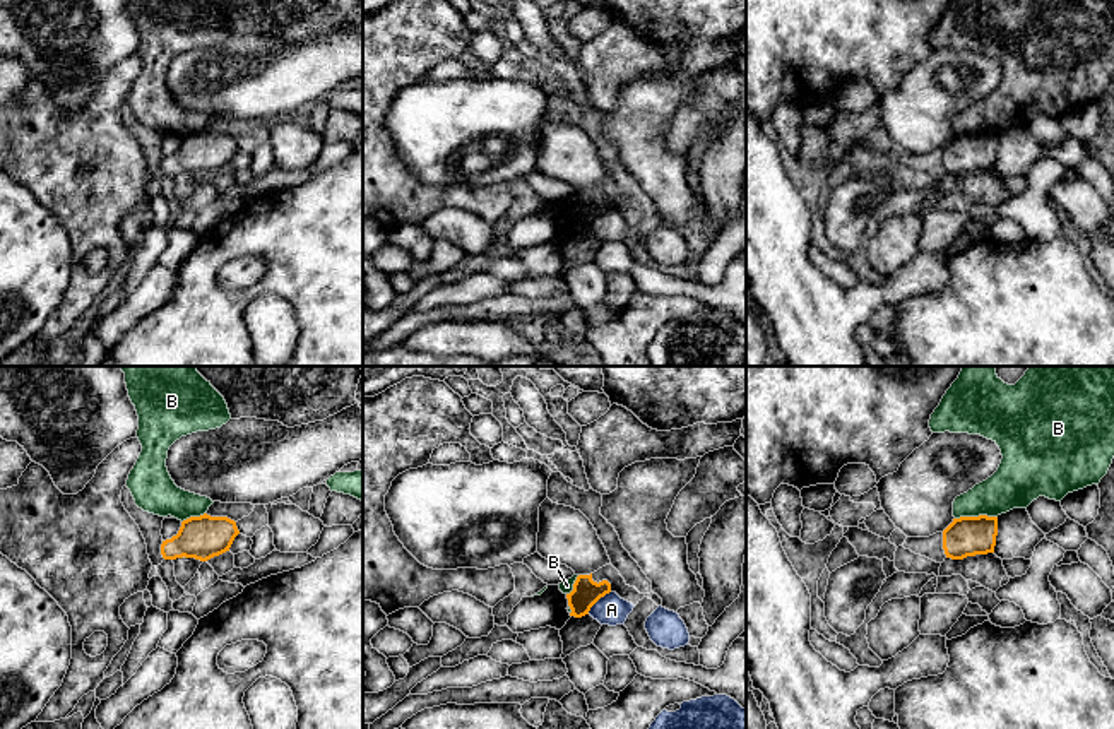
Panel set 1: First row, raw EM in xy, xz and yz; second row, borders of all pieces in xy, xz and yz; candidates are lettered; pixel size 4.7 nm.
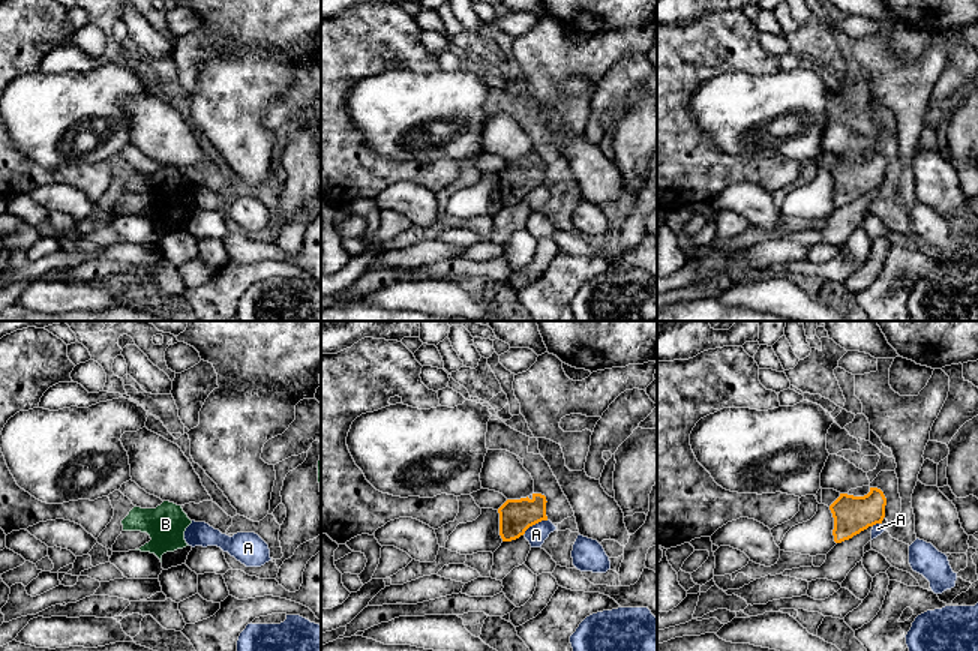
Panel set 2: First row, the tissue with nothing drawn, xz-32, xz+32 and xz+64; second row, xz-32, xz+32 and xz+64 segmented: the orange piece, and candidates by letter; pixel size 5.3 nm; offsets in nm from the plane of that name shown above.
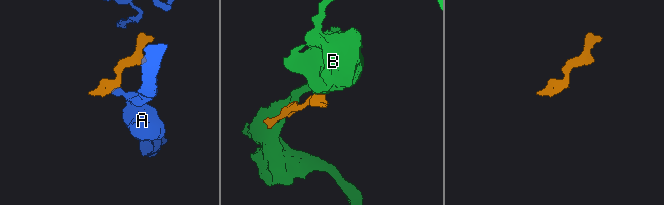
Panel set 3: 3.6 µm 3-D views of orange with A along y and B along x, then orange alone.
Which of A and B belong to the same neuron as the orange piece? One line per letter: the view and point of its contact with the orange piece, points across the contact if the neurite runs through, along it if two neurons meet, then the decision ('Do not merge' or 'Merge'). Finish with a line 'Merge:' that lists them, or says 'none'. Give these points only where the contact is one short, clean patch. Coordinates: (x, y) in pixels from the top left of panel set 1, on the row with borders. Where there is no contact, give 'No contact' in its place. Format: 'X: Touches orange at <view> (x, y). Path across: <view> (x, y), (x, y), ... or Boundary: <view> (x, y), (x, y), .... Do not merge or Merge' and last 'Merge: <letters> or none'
A: Touches orange at xz (598, 599). Boundary: xz (610, 591), (587, 613). Do not merge
B: Touches orange at yz (976, 517). Boundary: yz (996, 515), (960, 515), (955, 519). Do not merge
Merge: none

